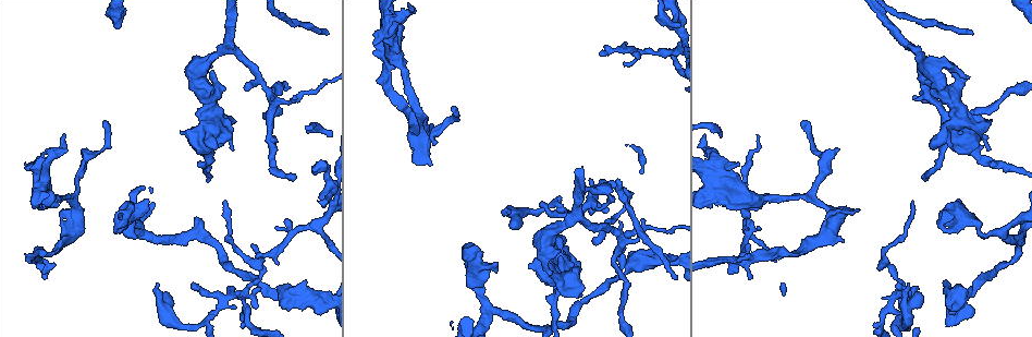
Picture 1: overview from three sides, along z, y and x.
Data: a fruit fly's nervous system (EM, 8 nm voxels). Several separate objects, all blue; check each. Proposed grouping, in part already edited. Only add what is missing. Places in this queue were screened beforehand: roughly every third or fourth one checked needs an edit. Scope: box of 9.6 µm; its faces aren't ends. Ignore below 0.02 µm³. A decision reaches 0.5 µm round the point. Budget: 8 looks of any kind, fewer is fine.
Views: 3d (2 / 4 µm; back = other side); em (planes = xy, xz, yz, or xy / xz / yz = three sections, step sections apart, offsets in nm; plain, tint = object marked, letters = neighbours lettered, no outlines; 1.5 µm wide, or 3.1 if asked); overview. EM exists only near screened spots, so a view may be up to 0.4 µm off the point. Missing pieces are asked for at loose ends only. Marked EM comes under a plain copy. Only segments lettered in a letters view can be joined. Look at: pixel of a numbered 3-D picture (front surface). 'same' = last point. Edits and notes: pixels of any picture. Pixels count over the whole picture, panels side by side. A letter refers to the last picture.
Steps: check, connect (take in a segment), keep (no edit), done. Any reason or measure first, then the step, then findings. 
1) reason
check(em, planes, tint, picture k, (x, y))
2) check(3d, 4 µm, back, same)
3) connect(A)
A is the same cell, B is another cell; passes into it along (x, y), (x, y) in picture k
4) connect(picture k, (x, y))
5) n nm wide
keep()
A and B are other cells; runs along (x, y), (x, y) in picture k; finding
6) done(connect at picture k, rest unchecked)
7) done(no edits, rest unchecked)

an open end
check(em, planes, letters, picture 1, (422, 163))

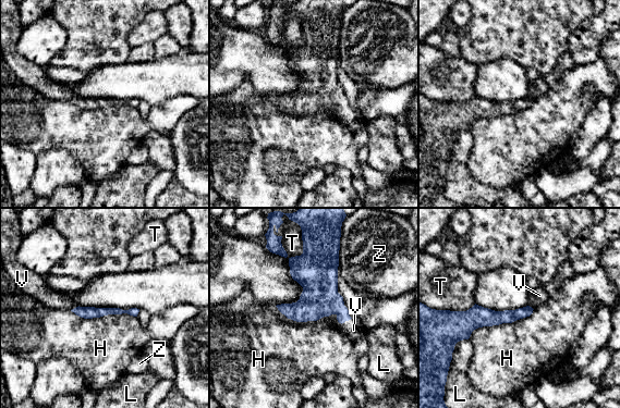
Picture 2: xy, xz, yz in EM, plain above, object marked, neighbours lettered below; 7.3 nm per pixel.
connect(V)
V is the same cell, H, L, T and Z are other cells; the neuron continues

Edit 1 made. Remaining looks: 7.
free end
check(em, planes, tint, picture 1, (157, 282))

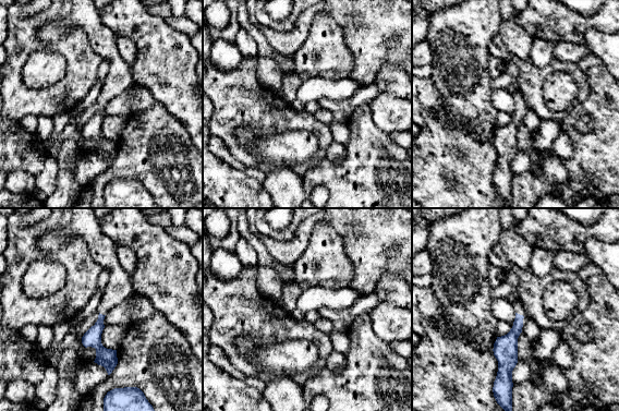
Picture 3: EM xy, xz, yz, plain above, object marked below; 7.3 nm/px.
see the neighbours
check(em, planes, letters, same)

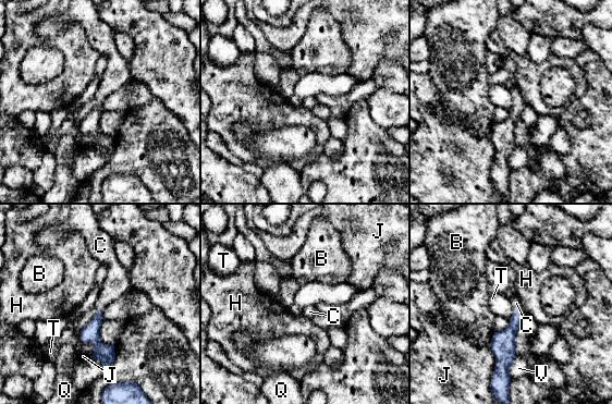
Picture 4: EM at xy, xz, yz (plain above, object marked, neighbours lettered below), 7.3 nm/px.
J touches over 260 nm
connect(C)
C is the same cell, B, H, J, Q, T and V are other cells; the neuron continues

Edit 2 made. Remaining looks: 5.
see it whole again
check(overview)

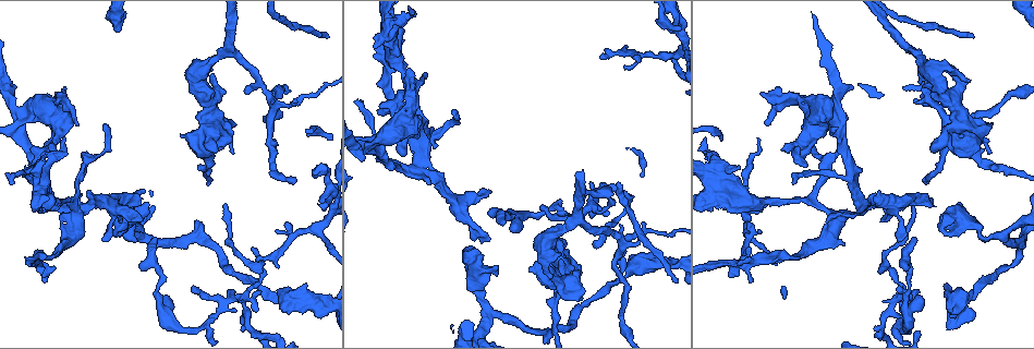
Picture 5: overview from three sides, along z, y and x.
branch stops here
check(em, planes, letters, picture 5, (944, 236))

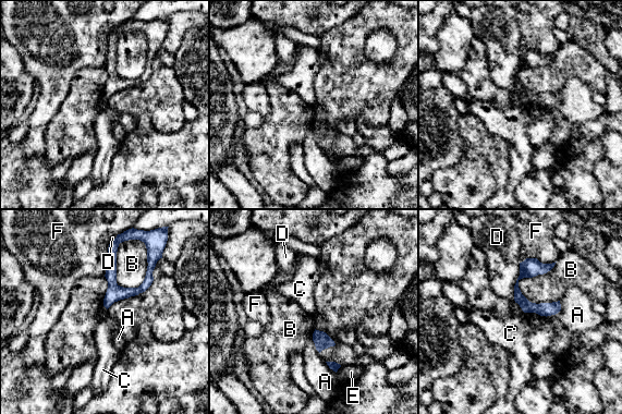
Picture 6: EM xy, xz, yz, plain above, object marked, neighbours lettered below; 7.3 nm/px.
keep()
A, B, C, D, E and F are other cells; none of them fits

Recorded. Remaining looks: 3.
done(connect at picture 2, connect at picture 4, rest unchecked)

